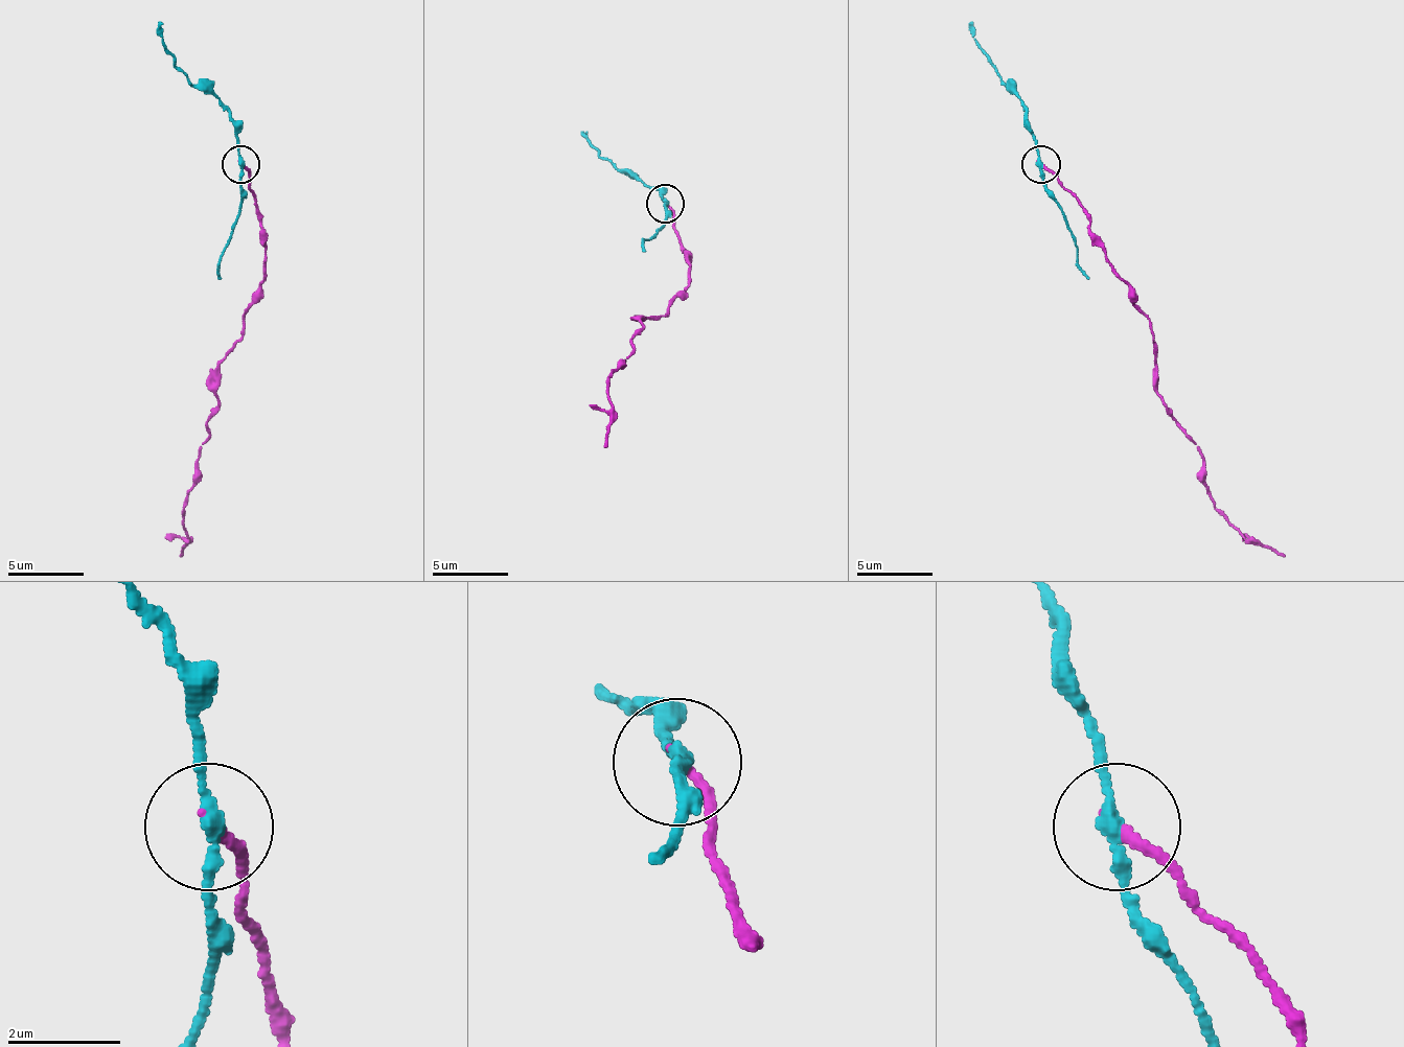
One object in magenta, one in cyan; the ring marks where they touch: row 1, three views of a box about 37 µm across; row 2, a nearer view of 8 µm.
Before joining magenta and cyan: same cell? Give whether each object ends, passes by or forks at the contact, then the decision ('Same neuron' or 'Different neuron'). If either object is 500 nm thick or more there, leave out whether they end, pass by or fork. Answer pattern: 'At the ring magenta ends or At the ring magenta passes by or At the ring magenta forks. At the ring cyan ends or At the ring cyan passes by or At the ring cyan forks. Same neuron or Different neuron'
At the ring magenta ends. At the ring cyan passes by. Different neuron

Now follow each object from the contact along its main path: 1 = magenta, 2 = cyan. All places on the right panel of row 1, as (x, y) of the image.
1: (1041, 163), (1087, 216), (1087, 235), (1152, 331), (1156, 396), (1198, 449), (1210, 498), (1247, 540), (1286, 556)
2: (1041, 163), (1030, 121), (999, 79), (969, 22)

